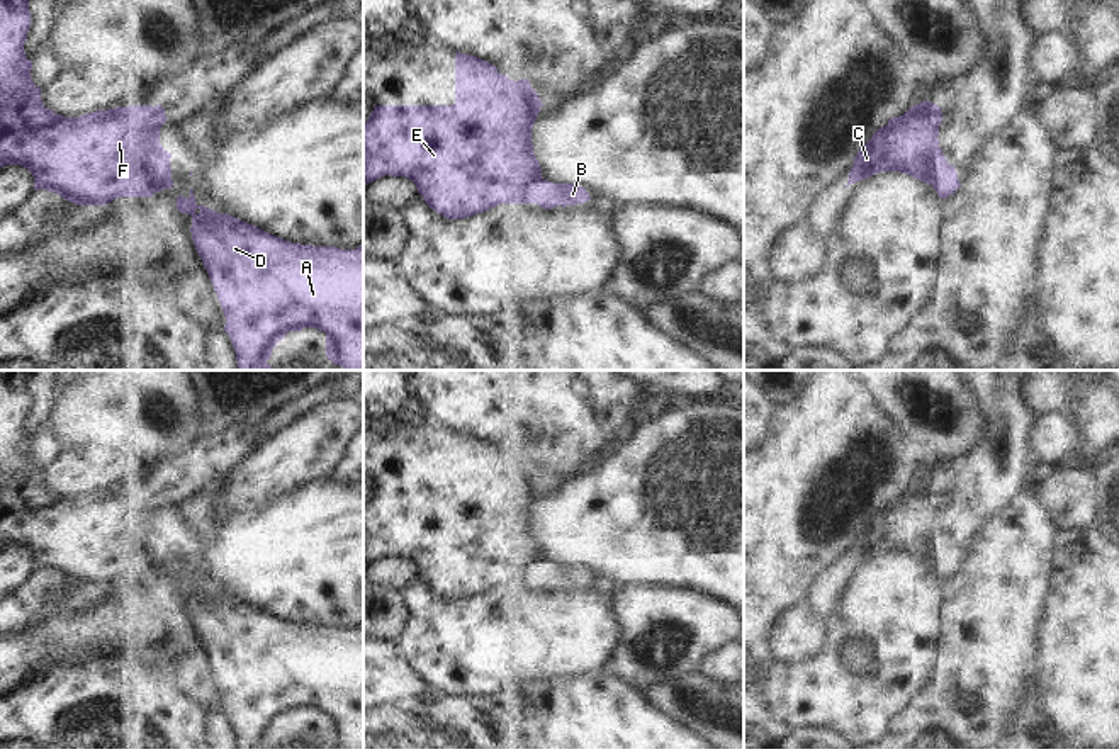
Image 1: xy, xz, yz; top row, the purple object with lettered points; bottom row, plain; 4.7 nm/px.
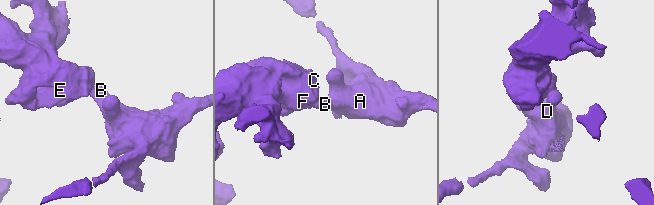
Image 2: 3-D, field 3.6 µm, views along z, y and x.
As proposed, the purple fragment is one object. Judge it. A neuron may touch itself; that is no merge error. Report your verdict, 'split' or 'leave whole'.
split

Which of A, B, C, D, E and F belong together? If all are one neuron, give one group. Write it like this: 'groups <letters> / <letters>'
groups A B D / C E F

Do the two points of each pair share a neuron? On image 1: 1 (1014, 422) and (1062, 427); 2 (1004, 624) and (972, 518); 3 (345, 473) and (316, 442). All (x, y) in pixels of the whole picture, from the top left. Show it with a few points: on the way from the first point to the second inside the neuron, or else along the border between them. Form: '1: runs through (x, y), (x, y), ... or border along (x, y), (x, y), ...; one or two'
1: border along (1043, 406), (1031, 439), (1031, 457), (1036, 464); two
2: border along (1007, 506), (975, 534); two
3: border along (345, 456), (333, 474); two

